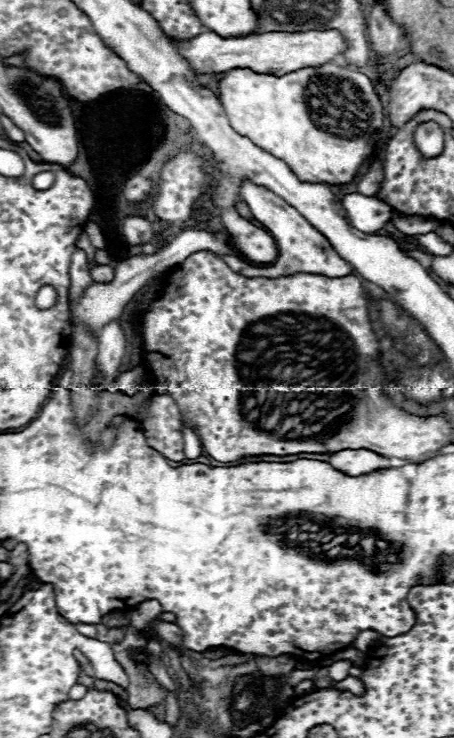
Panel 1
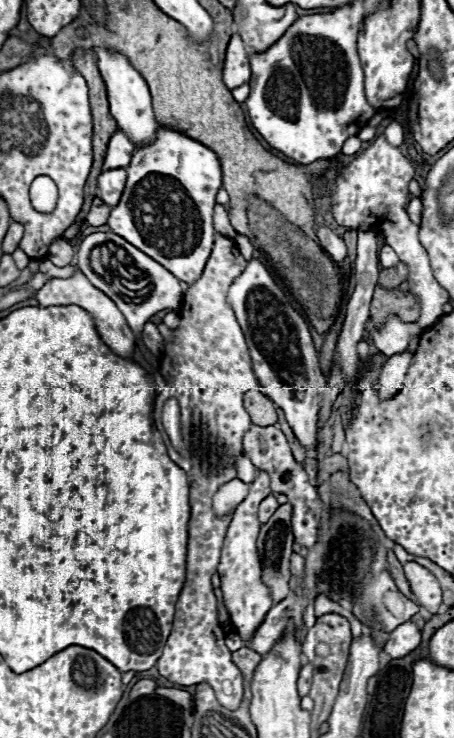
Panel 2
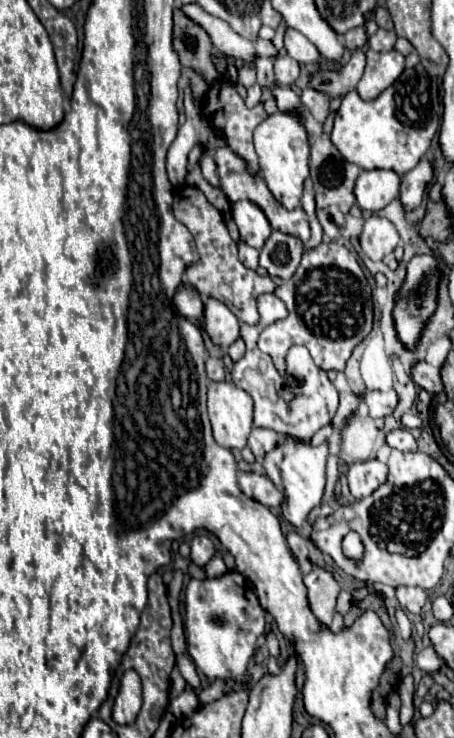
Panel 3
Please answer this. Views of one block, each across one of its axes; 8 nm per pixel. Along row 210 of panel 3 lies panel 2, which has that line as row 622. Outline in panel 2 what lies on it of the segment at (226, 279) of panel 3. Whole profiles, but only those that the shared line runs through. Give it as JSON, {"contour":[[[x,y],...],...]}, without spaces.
{"contour":[[[216,234],[214,240],[214,248],[210,254],[210,260],[204,268],[204,274],[188,288],[188,292],[184,294],[182,300],[182,308],[180,308],[180,326],[174,330],[174,340],[170,344],[166,344],[164,356],[168,360],[172,360],[172,368],[178,374],[188,376],[190,380],[190,402],[188,408],[184,410],[184,418],[182,418],[182,436],[184,436],[184,448],[186,456],[182,456],[180,452],[176,452],[176,448],[170,444],[168,440],[168,454],[170,458],[186,472],[188,482],[190,482],[190,506],[192,506],[192,516],[190,516],[190,528],[188,528],[188,562],[186,562],[186,584],[182,588],[180,600],[176,602],[176,616],[174,616],[174,626],[170,632],[170,638],[164,646],[164,654],[158,658],[158,670],[164,678],[182,684],[182,686],[194,686],[194,684],[210,684],[216,692],[218,702],[228,708],[228,710],[238,710],[242,704],[242,694],[244,694],[244,686],[242,686],[242,674],[240,670],[234,666],[234,662],[230,660],[230,650],[224,646],[224,630],[218,624],[218,600],[214,596],[214,588],[210,584],[212,574],[216,572],[218,560],[220,560],[220,546],[224,540],[224,532],[228,530],[228,522],[232,520],[232,514],[224,514],[218,516],[212,510],[212,494],[216,494],[216,490],[220,488],[220,484],[224,484],[224,480],[228,480],[228,476],[234,476],[234,460],[236,456],[240,456],[236,452],[236,436],[245,434],[248,426],[252,426],[250,422],[250,414],[244,410],[244,402],[242,402],[242,394],[248,388],[254,388],[258,382],[252,374],[252,362],[248,356],[248,348],[244,342],[244,334],[236,322],[234,312],[230,310],[230,306],[226,304],[226,292],[232,286],[232,282],[244,272],[244,266],[248,262],[244,260],[244,256],[240,254],[238,246],[234,244],[234,240],[224,238],[220,234]]]}

